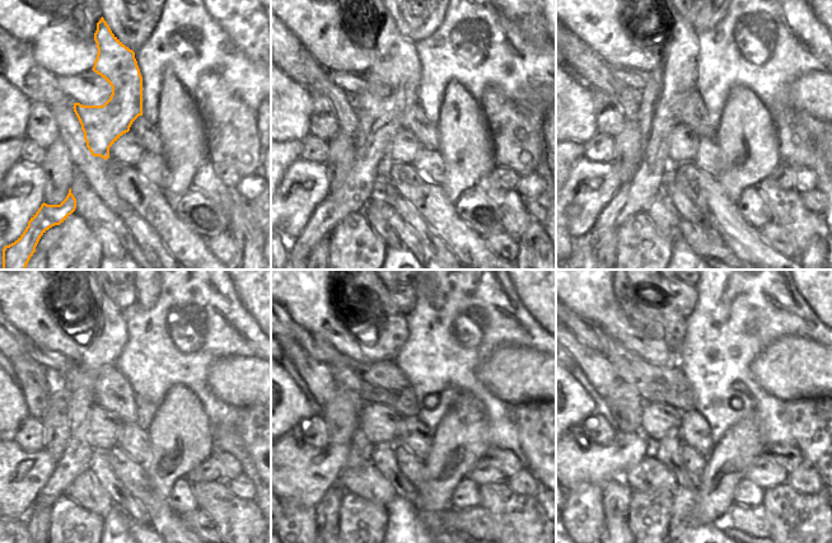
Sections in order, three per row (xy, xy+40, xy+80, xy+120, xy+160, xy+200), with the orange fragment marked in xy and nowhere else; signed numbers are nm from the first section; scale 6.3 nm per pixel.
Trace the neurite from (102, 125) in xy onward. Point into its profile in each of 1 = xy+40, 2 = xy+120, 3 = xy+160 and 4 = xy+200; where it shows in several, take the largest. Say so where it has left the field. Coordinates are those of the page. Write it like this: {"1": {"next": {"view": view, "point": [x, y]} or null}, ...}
{"1": {"next": {"view": "xy+40", "point": [393, 80]}}, "2": {"next": {"view": "xy+120", "point": [110, 337]}}, "3": {"next": {"view": "xy+160", "point": [392, 335]}}, "4": {"next": {"view": "xy+200", "point": [674, 332]}}}

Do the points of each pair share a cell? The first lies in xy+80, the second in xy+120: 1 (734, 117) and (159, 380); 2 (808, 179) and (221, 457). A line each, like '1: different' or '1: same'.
1: different
2: same

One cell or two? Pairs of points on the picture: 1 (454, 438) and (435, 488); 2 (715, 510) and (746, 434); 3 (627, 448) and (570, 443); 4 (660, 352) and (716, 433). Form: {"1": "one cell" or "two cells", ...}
{"1": "one cell", "2": "one cell", "3": "one cell", "4": "two cells"}

